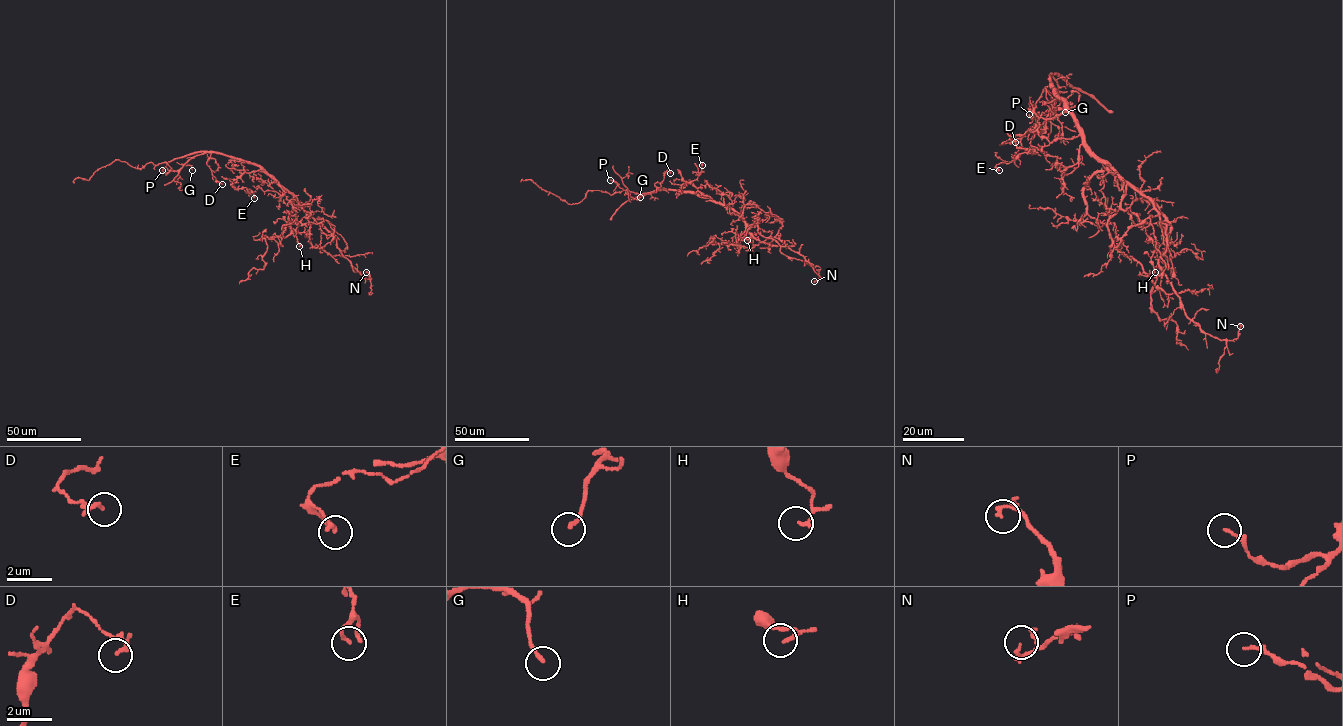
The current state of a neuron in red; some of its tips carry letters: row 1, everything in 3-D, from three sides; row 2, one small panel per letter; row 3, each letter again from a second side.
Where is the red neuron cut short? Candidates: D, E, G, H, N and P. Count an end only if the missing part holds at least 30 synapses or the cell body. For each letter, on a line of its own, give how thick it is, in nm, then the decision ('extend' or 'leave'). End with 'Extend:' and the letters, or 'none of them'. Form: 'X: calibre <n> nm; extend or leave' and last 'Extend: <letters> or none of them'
D: calibre 180 nm; leave
E: calibre 130 nm; leave
G: calibre 170 nm; leave
H: calibre 150 nm; leave
N: calibre 130 nm; leave
P: calibre 170 nm; leave
Extend: none of them

